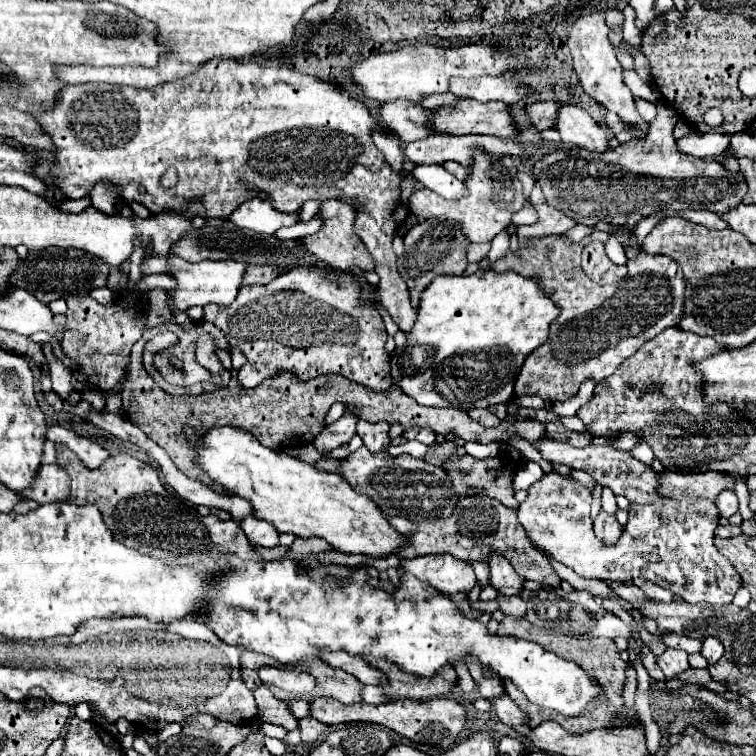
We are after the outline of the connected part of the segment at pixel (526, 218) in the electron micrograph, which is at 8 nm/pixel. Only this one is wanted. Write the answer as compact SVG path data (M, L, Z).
M527 205L525 209L521 209L519 213L515 213L513 215L513 223L519 227L519 225L533 225L533 223L537 223L537 211L531 207L531 205Z

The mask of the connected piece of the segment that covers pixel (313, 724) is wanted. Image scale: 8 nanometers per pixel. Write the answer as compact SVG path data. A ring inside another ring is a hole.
M309 717L309 719L301 719L299 721L299 729L301 729L301 739L305 745L313 745L317 741L323 739L323 735L329 731L329 725Z

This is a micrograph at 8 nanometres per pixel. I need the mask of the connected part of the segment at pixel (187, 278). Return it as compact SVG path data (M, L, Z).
M171 255L167 259L167 275L175 279L173 289L165 289L167 295L167 307L171 313L175 311L187 311L193 305L207 305L207 303L219 303L229 305L241 287L241 277L247 265L239 261L201 261L201 263L189 263L177 255Z

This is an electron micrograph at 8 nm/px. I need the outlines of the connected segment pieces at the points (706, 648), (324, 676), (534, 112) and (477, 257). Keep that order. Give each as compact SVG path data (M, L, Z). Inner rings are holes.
M707 637L707 639L703 641L701 655L703 655L709 663L719 661L719 657L723 655L723 643L721 643L717 637Z
M313 661L313 677L317 681L315 685L315 697L327 697L341 703L361 703L361 691L363 683L355 679L353 675L331 667L325 661Z
M535 101L535 103L527 105L525 109L527 109L533 125L539 127L539 131L543 131L543 129L555 127L555 117L557 117L559 107L561 107L561 103L557 103L557 101Z
M473 243L469 249L467 249L467 259L469 263L475 263L475 261L481 261L491 249L491 243Z

